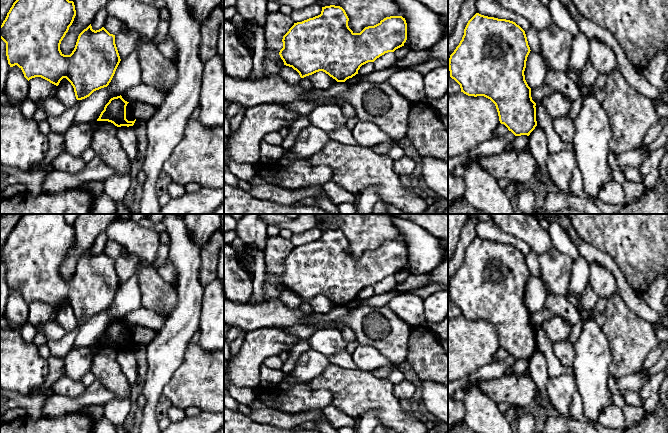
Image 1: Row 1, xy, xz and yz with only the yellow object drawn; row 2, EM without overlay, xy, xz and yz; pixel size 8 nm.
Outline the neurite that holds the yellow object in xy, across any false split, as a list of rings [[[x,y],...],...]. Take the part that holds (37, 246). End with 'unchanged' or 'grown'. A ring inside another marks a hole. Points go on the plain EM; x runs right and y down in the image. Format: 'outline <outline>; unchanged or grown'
outline [[[24,214],[0,250],[0,262],[6,267],[8,288],[17,289],[28,305],[41,301],[58,310],[66,302],[74,312],[76,323],[82,324],[109,309],[121,283],[115,259],[104,251],[95,255],[91,248],[79,258],[72,277],[64,279],[60,268],[75,240],[74,226],[66,222],[63,214]]]; unchanged

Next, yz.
outline [[[476,237],[468,245],[462,264],[450,279],[448,286],[450,301],[460,309],[461,316],[468,320],[484,320],[490,323],[496,330],[500,347],[515,360],[529,360],[537,350],[536,327],[532,324],[531,312],[524,299],[530,275],[525,255],[515,246]]]; unchanged

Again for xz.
outline [[[340,230],[322,231],[321,238],[294,247],[283,260],[279,279],[284,289],[296,294],[301,302],[323,295],[337,306],[345,306],[358,298],[360,291],[388,276],[404,270],[407,264],[407,247],[402,240],[390,240],[374,250],[354,257],[348,250],[349,242]]]; unchanged

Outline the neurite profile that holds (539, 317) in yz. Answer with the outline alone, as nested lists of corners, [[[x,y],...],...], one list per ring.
[[[544,308],[542,310],[531,313],[531,321],[535,327],[539,327],[542,326],[545,321],[551,319],[554,315],[555,314],[552,311]]]

